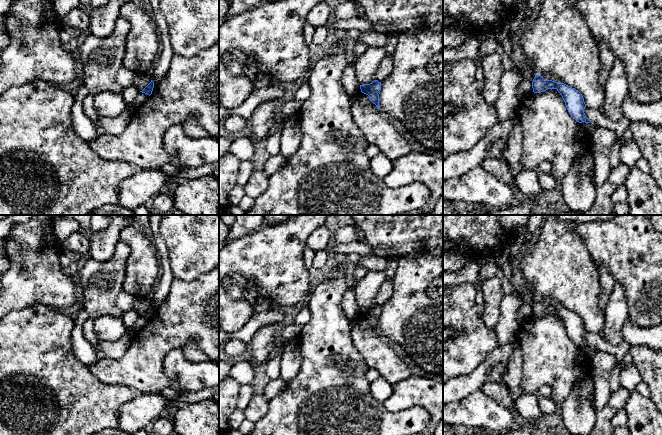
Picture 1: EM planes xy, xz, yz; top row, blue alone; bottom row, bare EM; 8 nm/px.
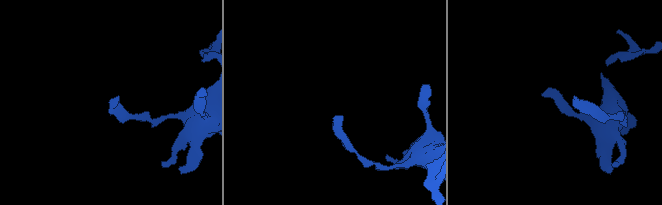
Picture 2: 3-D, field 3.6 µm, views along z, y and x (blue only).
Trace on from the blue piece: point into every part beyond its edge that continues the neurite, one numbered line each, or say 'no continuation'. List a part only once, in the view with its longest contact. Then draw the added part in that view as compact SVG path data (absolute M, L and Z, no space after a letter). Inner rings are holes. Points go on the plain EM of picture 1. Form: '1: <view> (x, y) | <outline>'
no continuation

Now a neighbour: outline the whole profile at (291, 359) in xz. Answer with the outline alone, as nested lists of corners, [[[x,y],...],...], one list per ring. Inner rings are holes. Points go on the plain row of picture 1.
[[[295,338],[283,347],[281,354],[281,378],[288,383],[299,372],[302,364],[302,355],[299,350],[298,338]]]

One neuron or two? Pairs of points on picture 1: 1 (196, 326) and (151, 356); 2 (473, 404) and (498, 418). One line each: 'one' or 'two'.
1: one
2: one

